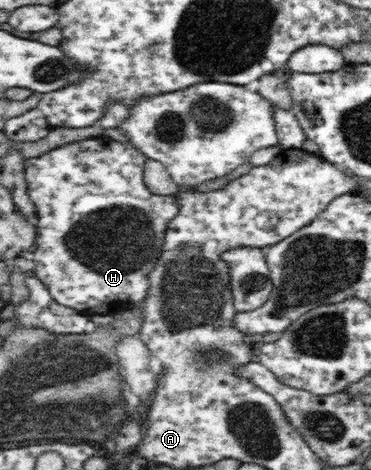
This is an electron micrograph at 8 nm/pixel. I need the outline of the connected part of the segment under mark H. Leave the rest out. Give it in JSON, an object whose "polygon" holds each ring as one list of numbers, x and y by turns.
{"polygon":[[93,137,92,139,79,140,58,146,37,157,21,158,22,172,24,172,26,192,36,210,36,243,35,249,30,252,29,258,32,259,36,268,32,271,50,291,53,300,60,305,74,308,84,316,90,315,114,315,126,311,136,303,140,303,148,292,148,272,154,268,156,256,160,256,160,248,163,247,164,236,167,230,166,224,170,222,172,216,179,212,177,200,174,196,155,196,151,194,143,180,144,158,139,148,136,148,129,141,118,142,109,137]]}

